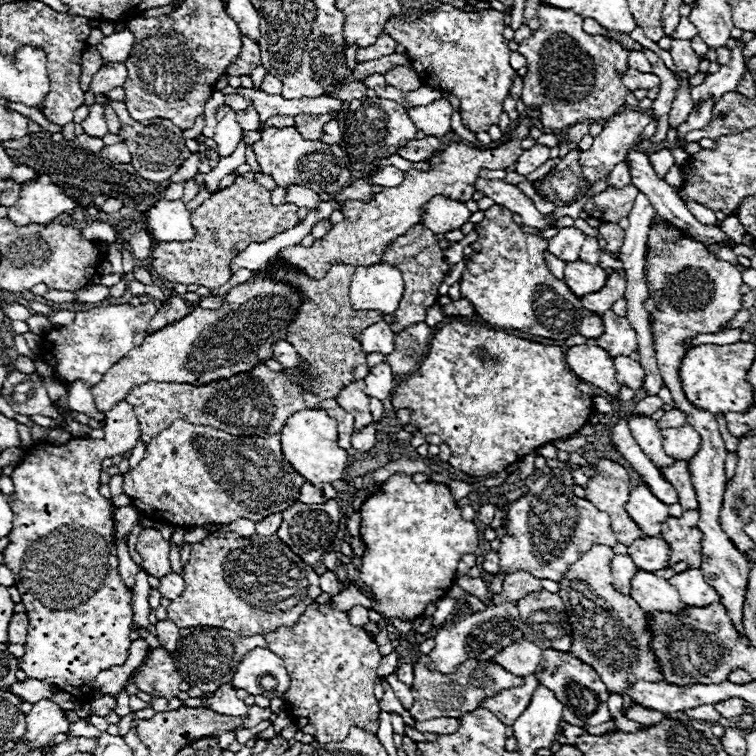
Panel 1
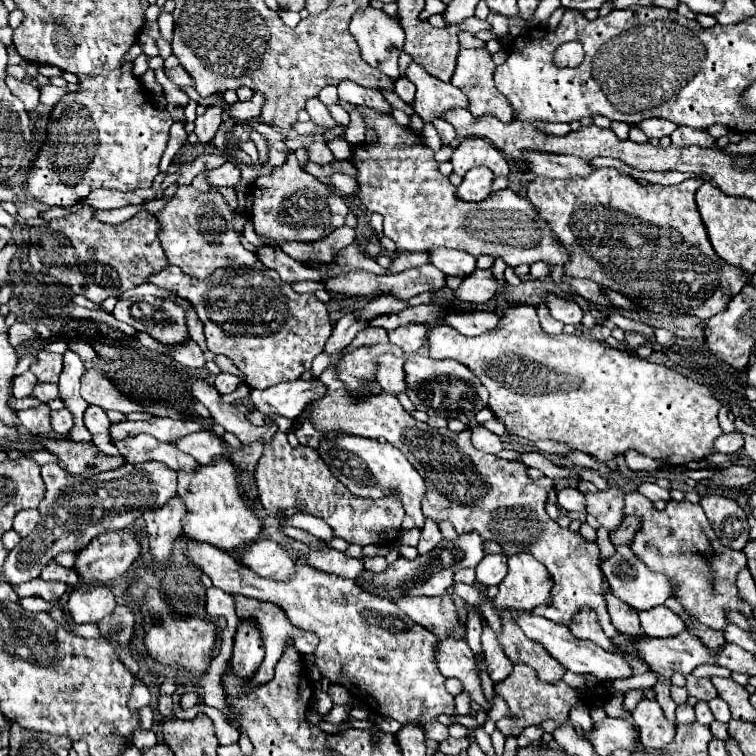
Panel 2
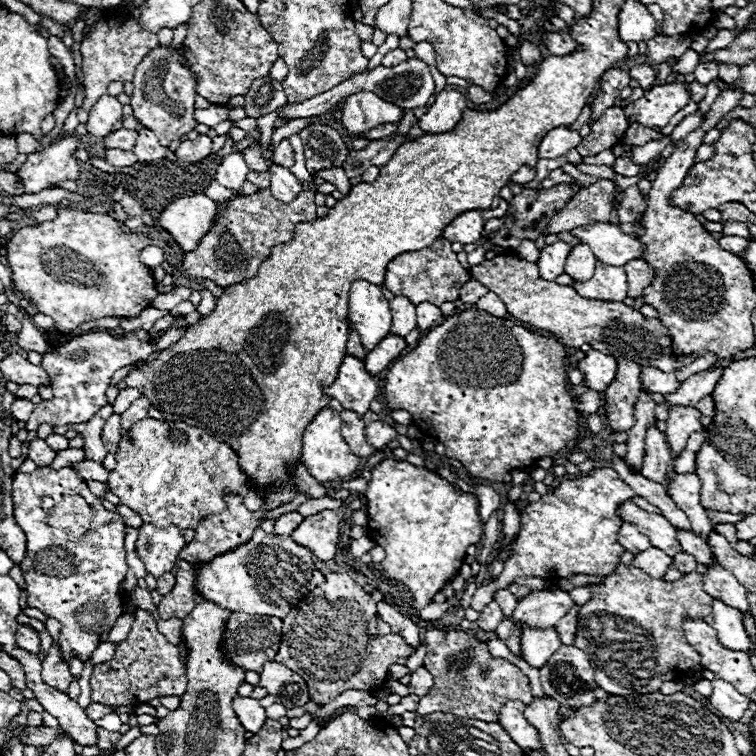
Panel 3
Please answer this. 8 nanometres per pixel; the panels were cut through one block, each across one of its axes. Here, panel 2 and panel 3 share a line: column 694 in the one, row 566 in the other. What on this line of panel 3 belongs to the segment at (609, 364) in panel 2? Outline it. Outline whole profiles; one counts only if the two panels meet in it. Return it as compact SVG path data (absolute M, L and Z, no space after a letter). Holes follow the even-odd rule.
M406 460L380 462L372 470L372 480L364 496L368 500L368 538L386 550L382 570L386 576L392 576L406 584L406 588L412 592L414 608L420 612L426 604L432 602L434 594L442 590L444 582L450 582L460 572L468 546L482 542L484 524L478 514L476 496L456 490L440 474L422 466L412 466Z

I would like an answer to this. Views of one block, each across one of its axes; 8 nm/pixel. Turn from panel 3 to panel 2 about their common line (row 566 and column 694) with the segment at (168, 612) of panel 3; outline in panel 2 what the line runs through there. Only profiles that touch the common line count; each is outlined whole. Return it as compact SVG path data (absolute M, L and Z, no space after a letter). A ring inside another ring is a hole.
M598 168L592 176L576 180L536 178L528 184L528 200L534 204L536 212L540 212L540 218L548 222L548 228L556 234L556 240L560 240L570 254L564 274L570 278L590 278L600 282L604 288L630 298L636 306L654 314L688 314L704 320L724 310L730 298L740 294L740 290L750 284L750 276L736 266L724 264L712 250L694 202L694 194L702 182L702 178L690 178L676 186L642 186L614 168Z

